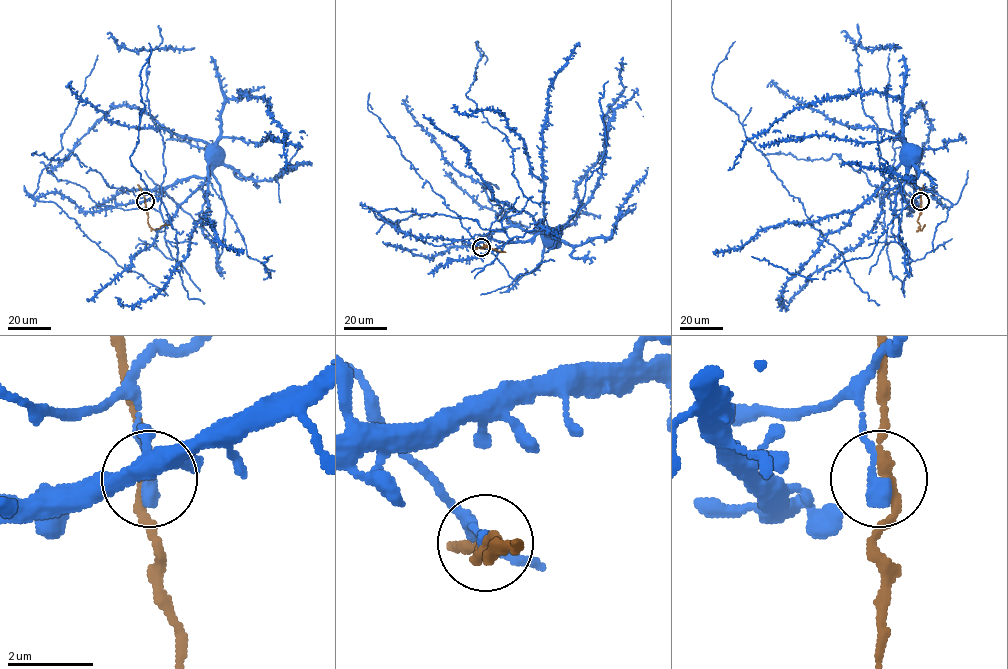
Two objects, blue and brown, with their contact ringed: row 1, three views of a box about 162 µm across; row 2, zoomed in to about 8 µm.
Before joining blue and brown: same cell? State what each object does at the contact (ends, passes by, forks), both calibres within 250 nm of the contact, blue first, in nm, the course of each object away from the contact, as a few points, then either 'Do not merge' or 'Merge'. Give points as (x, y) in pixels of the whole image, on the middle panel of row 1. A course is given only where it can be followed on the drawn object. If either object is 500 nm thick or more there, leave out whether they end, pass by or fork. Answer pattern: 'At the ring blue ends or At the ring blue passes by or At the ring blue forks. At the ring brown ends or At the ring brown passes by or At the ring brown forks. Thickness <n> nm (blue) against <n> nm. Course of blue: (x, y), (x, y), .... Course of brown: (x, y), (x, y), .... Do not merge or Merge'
At the ring blue ends. At the ring brown passes by. Thickness 360 nm (blue) against 200 nm. Course of blue: (481, 247), (490, 251), (548, 232). Course of brown: (481, 247), (484, 244), (505, 252). Do not merge

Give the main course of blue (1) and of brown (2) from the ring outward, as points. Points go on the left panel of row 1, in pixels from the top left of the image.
1: (145, 201), (144, 196), (156, 189), (193, 177), (206, 177), (212, 155)
2: (145, 201), (150, 227), (156, 229), (169, 224)

